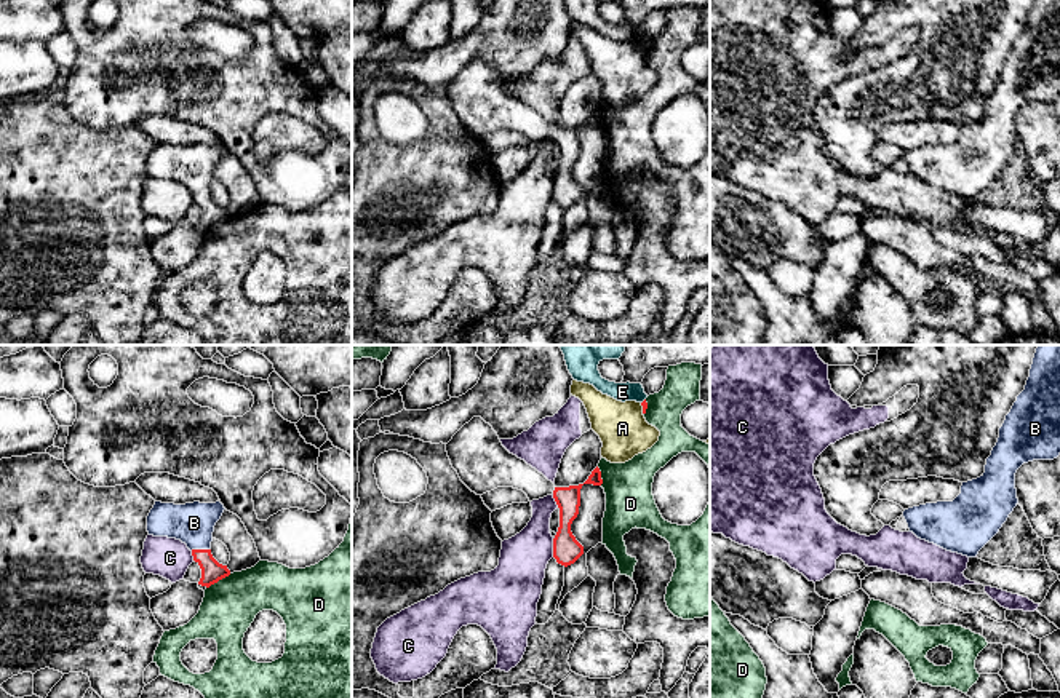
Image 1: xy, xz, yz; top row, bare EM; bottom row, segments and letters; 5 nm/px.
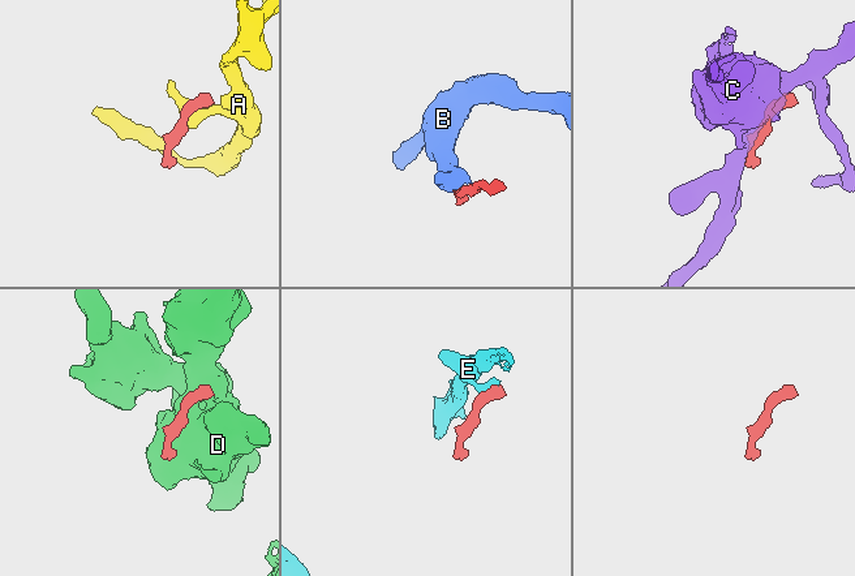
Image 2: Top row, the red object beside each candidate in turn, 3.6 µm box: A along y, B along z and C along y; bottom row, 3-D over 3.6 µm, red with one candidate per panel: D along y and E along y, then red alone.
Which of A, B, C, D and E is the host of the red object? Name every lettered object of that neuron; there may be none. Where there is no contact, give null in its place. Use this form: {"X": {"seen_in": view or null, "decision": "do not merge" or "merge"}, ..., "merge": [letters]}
{"A": {"seen_in": "xz", "decision": "do not merge"}, "B": {"seen_in": "xy", "decision": "merge"}, "C": {"seen_in": "xz", "decision": "do not merge"}, "D": {"seen_in": "xy", "decision": "do not merge"}, "E": {"seen_in": "xz", "decision": "do not merge"}, "merge": ["B"]}

